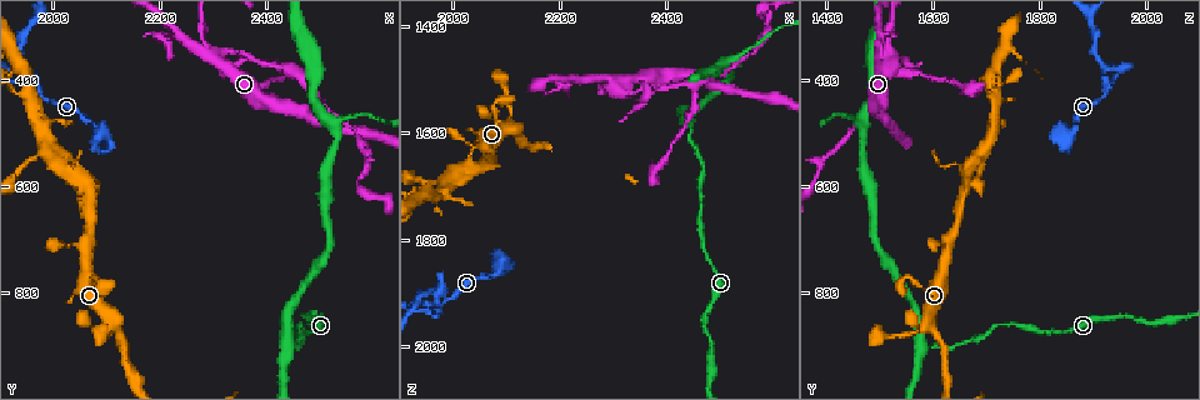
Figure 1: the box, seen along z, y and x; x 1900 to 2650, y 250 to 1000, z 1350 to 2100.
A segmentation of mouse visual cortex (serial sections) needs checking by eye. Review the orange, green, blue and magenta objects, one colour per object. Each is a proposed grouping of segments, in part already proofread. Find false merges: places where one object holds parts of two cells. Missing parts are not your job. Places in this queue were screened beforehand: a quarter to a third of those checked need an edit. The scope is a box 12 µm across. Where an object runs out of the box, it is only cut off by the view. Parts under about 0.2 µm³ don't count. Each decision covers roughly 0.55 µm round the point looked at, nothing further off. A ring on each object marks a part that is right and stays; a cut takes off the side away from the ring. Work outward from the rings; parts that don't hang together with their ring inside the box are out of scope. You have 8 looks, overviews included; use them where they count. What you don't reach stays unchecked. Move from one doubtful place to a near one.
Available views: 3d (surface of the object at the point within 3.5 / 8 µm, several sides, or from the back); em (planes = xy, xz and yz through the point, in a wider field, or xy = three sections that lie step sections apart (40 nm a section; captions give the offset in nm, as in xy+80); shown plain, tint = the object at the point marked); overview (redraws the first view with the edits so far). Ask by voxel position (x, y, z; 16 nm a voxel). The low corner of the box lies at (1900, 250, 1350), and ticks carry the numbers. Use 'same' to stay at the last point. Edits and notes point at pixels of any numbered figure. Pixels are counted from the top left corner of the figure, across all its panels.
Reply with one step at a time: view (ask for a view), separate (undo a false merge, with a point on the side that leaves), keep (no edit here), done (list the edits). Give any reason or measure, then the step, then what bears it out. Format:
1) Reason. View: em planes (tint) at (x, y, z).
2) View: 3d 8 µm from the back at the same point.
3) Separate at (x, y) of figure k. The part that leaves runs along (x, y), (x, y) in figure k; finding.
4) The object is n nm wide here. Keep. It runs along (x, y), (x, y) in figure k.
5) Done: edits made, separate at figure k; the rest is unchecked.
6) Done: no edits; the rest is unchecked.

Arms part here. View: 3d 3.5 µm at (2445, 900, 1580).

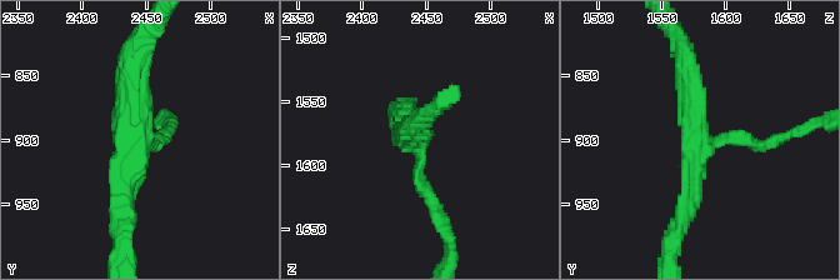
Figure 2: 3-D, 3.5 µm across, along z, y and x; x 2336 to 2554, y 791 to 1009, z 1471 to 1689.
3 arms meet here; the arms are 150, 250, 250 nm wide; need the tissue. View: em xy step 5 (tint) at (2444, 902, 1582).

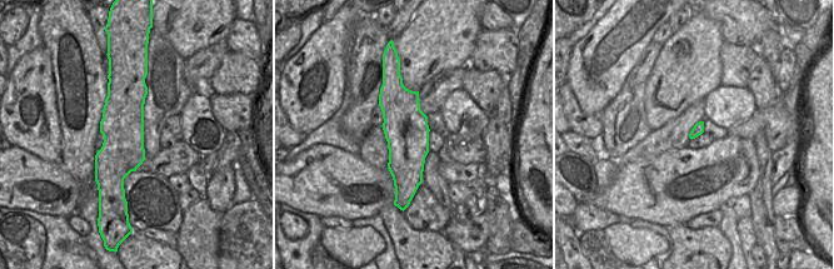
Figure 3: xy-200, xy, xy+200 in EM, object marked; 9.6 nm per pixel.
The object is 440 nm wide here. Keep. It runs along (778, 139), (701, 143), (685, 63) in figure 2; one cell here.

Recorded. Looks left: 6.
Two arms in line, one across. View: 3d 8 µm at (1990, 530, 1695).

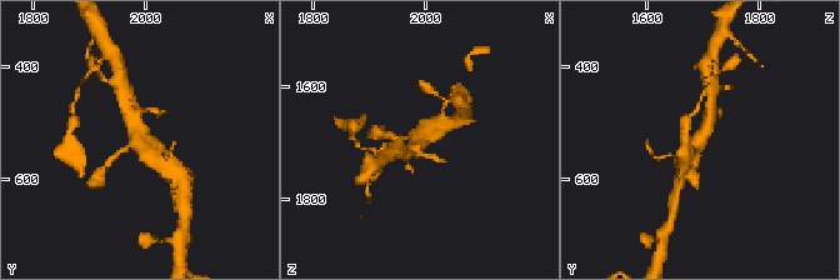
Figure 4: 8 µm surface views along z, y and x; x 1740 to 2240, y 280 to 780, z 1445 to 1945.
View: 3d 3.5 µm at (1990, 535, 1695).

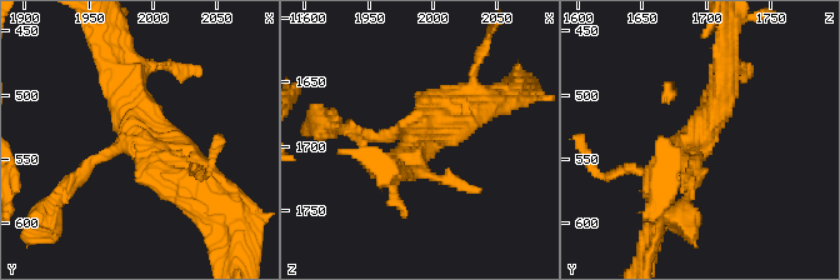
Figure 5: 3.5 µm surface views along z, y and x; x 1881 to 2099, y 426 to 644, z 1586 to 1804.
3 arms meet here. Keep. It runs along (191, 184), (141, 145), (110, 65) in figure 5; one cell here.

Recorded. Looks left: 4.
Side arm on a straight run. View: 3d 8 µm at (1960, 430, 1710).

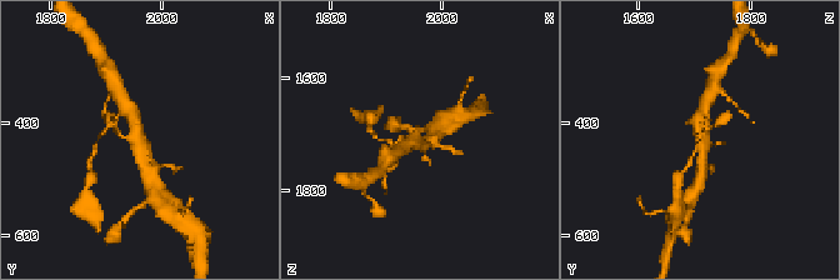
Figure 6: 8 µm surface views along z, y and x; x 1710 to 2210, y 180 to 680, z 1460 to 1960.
Shape alone is not enough. View: em xy step 3 (tint) at (1960, 430, 1710).

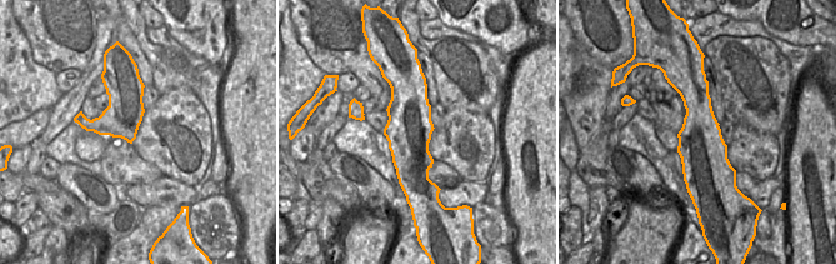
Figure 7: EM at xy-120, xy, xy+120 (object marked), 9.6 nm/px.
Keep. It runs along (150, 173), (125, 106) in figure 6; one cell here.

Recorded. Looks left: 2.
A fork. View: 3d 3.5 µm at (1960, 405, 1925).

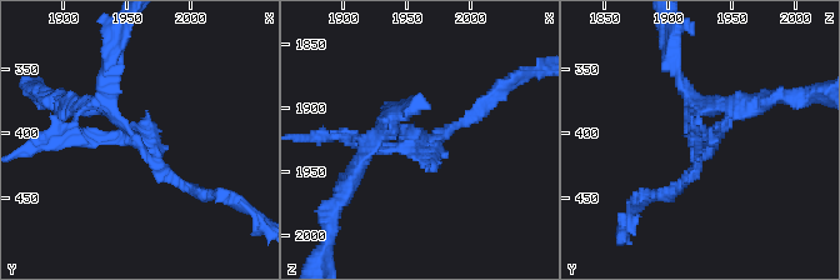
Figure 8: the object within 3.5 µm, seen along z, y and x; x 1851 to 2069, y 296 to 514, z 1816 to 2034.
View: em xy step 2 (tint) at (1960, 408, 1920).

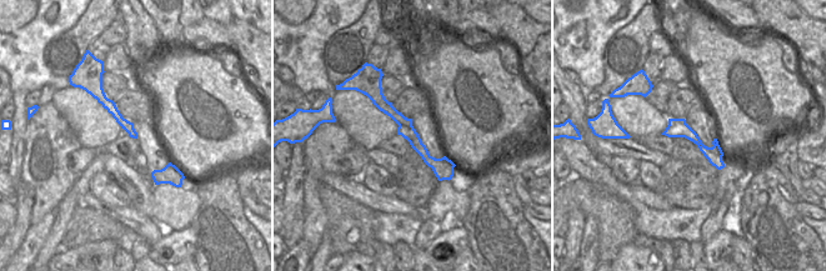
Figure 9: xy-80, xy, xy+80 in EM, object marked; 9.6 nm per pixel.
Keep. It runs along (195, 193), (110, 111), (106, 70) in figure 8; continuous, no second cell.

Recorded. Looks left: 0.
Done: no edits; the rest is unchecked.

